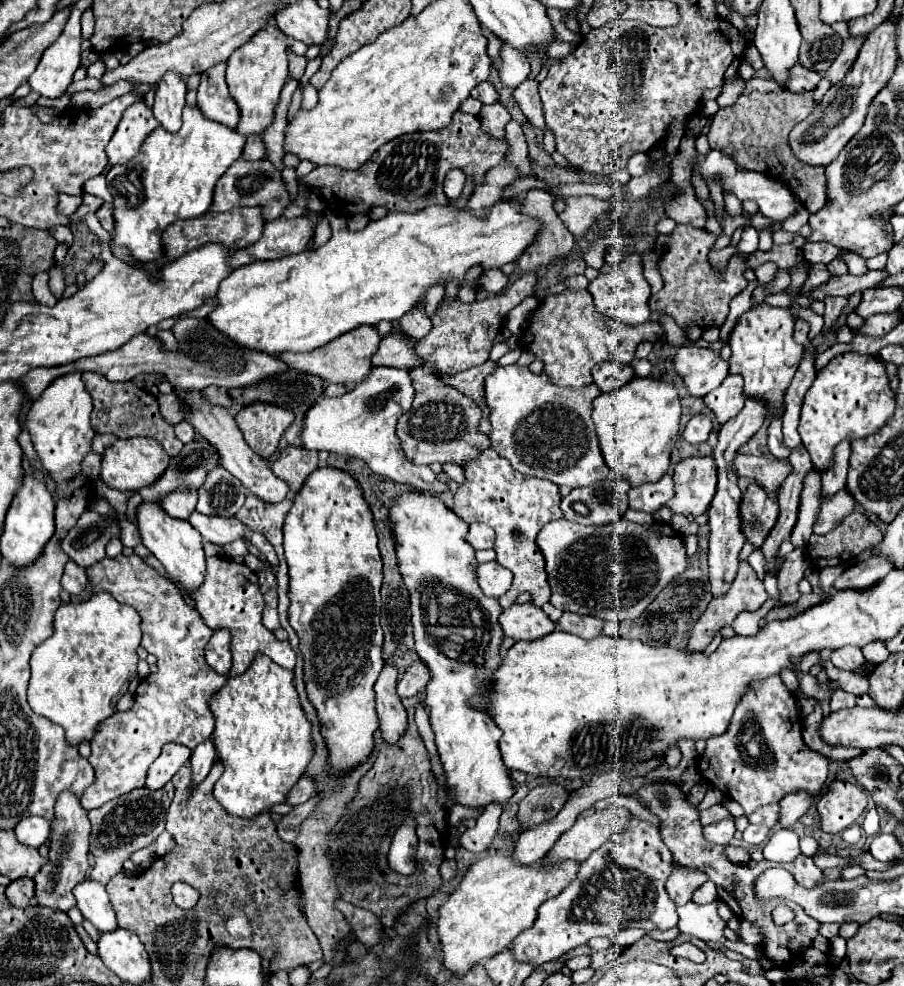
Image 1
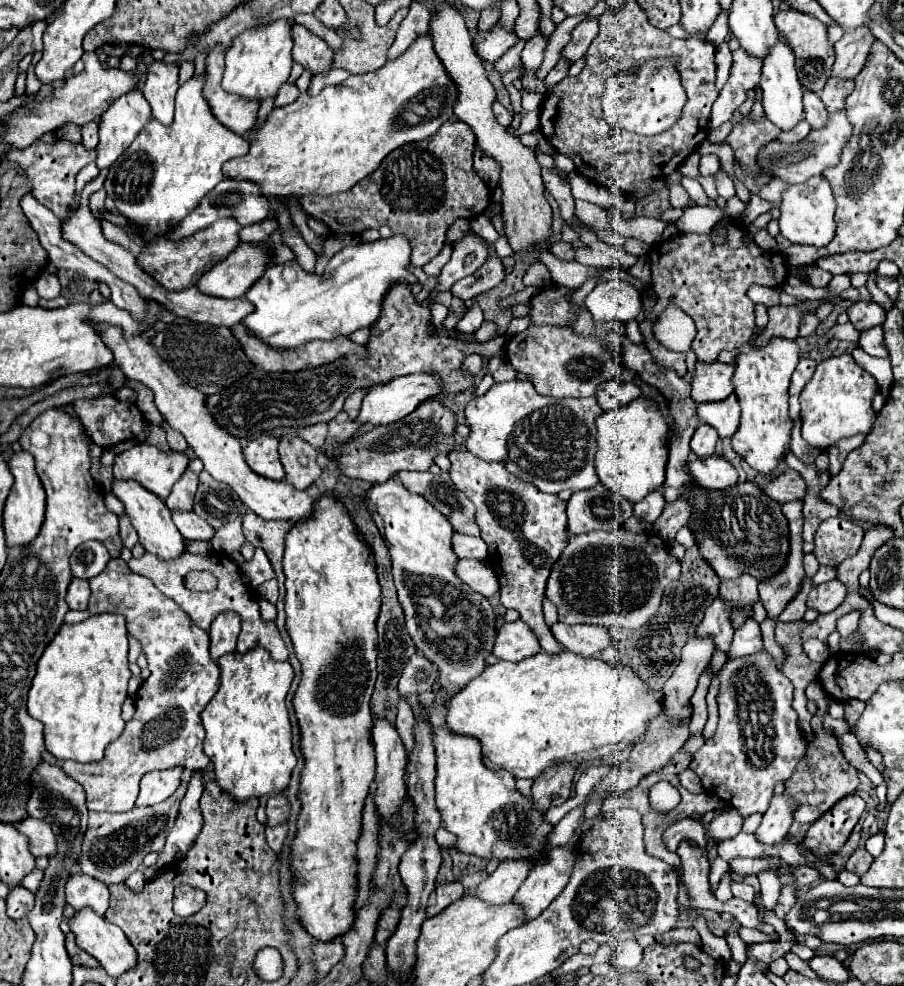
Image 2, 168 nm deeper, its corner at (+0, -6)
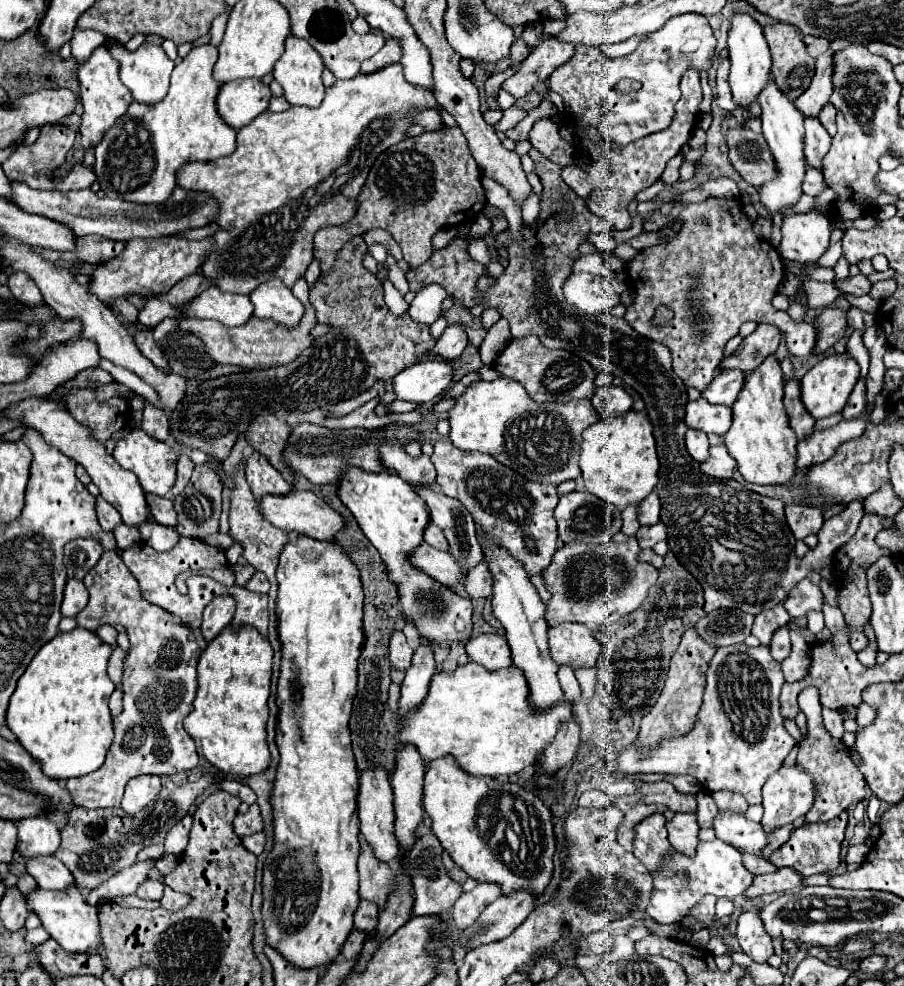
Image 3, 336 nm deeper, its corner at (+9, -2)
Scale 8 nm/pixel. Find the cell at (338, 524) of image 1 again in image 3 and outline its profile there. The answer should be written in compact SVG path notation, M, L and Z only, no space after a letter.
M298 535L296 541L288 543L282 553L280 553L280 563L276 571L278 579L278 599L276 599L276 615L278 615L278 637L282 643L282 667L280 667L280 679L278 679L278 695L276 703L280 707L278 713L278 735L276 735L276 745L280 749L280 765L276 771L276 787L272 791L272 807L274 807L274 847L264 863L264 903L262 903L262 917L264 917L264 927L266 927L266 941L268 945L276 947L282 951L284 957L288 957L294 965L298 967L320 967L324 963L334 961L340 955L340 949L348 937L348 933L354 927L354 913L360 905L360 895L358 895L358 853L360 853L360 843L358 843L358 833L366 837L370 847L374 849L374 855L380 861L394 861L398 857L398 841L394 837L394 807L392 807L392 787L390 787L390 777L388 771L380 767L368 767L360 773L360 791L358 791L358 767L352 751L352 739L350 739L350 715L352 715L352 701L356 695L356 671L358 671L358 657L362 651L364 643L364 591L360 583L360 571L336 541L318 541L306 535Z

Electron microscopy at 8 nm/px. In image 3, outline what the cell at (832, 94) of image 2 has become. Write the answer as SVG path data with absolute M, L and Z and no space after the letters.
M828 103L822 111L820 111L820 123L826 127L826 131L830 135L836 133L836 123L834 123L834 117L836 117L836 109L832 103Z

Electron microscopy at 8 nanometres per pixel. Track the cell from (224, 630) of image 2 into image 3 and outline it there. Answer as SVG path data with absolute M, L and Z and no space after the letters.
M220 595L216 599L212 599L206 609L204 609L204 619L202 619L202 635L204 639L210 643L216 635L220 635L220 631L224 631L234 615L236 603L232 597L228 595Z

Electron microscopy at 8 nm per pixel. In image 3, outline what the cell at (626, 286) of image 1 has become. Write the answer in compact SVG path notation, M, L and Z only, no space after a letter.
M592 273L570 275L564 283L564 297L568 303L578 307L578 311L588 315L608 313L620 305L620 295L612 289L610 281Z

